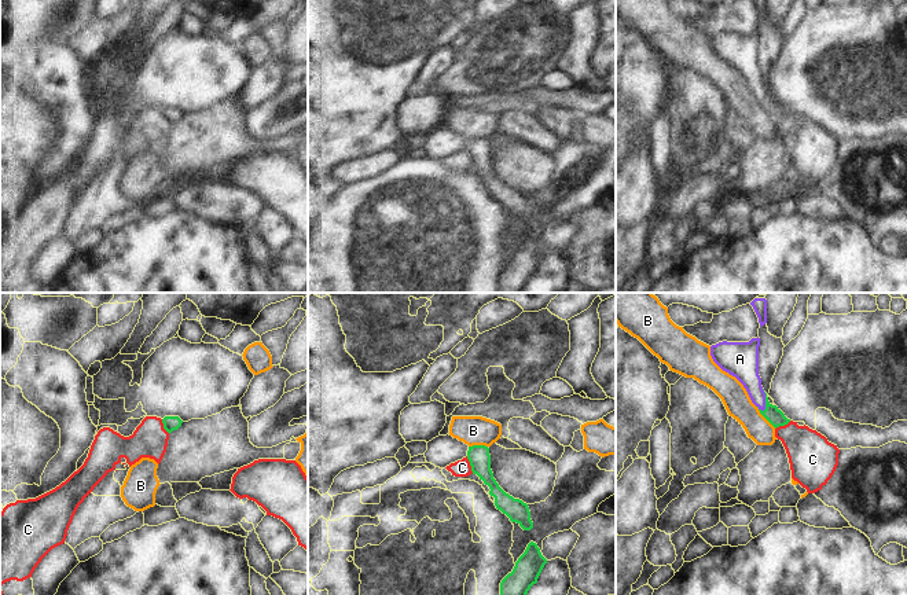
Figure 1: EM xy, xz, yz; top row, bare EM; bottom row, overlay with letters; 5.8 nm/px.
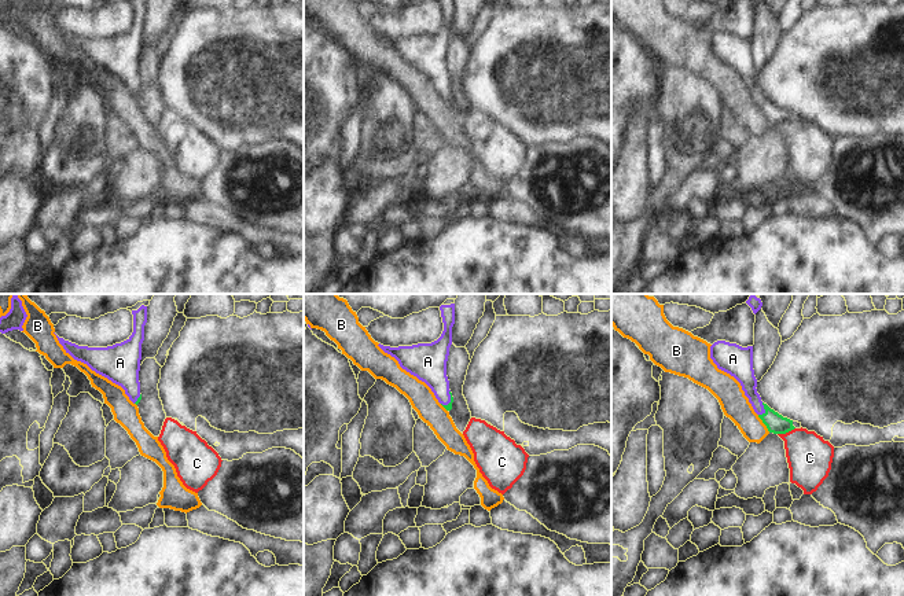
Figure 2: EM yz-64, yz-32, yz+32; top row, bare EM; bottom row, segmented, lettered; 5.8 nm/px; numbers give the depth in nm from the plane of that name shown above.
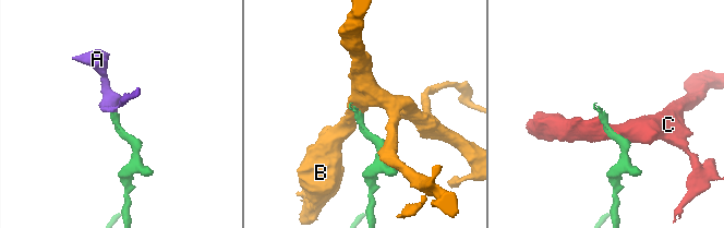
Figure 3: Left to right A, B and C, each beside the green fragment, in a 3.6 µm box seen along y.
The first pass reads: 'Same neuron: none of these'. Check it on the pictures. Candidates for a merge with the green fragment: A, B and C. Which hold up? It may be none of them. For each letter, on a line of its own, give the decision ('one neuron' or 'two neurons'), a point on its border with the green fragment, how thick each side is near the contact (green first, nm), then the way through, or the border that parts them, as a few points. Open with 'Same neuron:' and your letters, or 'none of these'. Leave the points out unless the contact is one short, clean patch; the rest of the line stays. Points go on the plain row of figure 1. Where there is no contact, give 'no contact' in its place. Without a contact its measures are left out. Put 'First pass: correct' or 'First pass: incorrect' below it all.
Same neuron: A
A: one neuron | yz (766, 92) | 100/180 nm | across yz (775, 109), (766, 99), (766, 92), (753, 80), (744, 57)
B: two neurons | yz (766, 110) | 100/160 nm | along yz (756, 99), (775, 120)
C: two neurons | xz (470, 157) | 130/100 nm | along xz (466, 149), (473, 165)
First pass: incorrect

